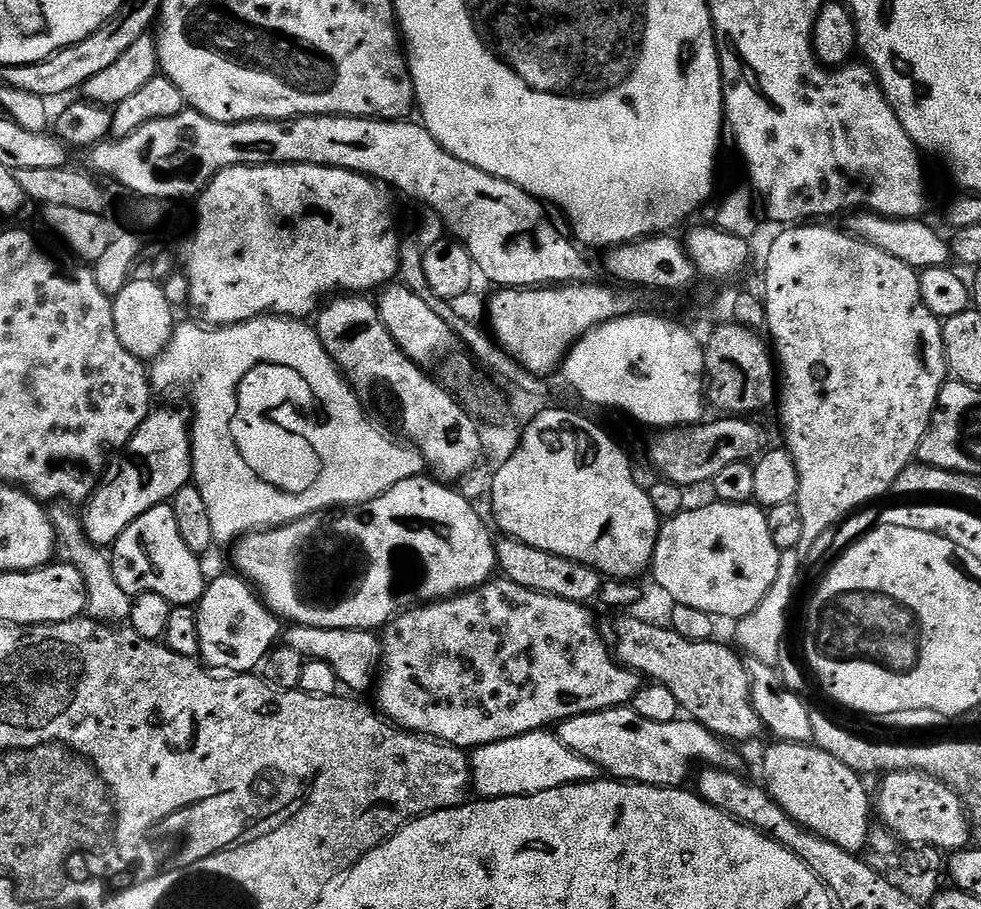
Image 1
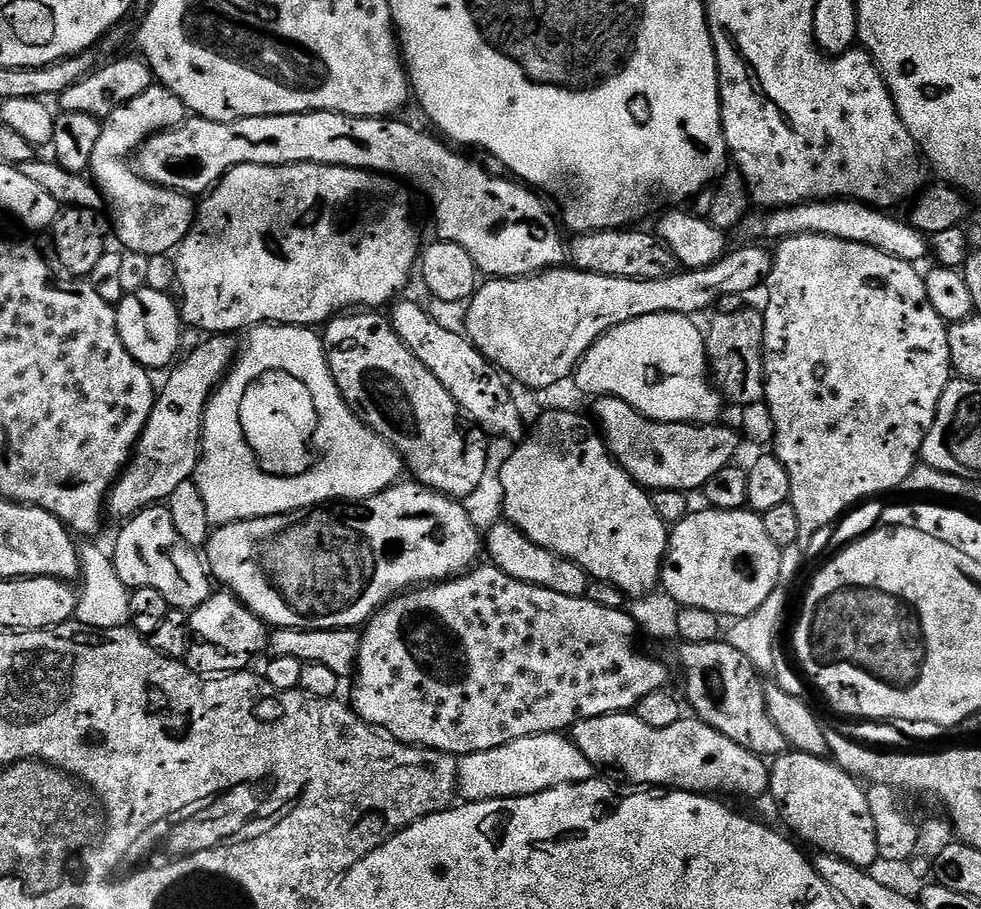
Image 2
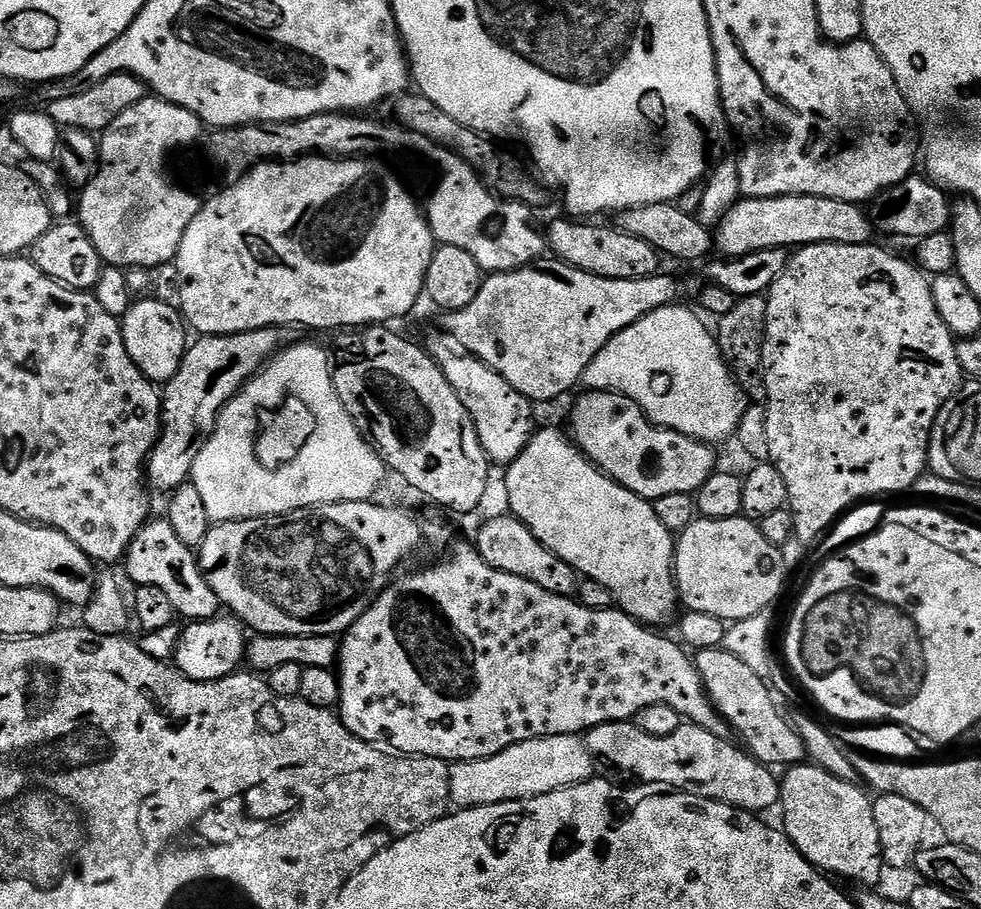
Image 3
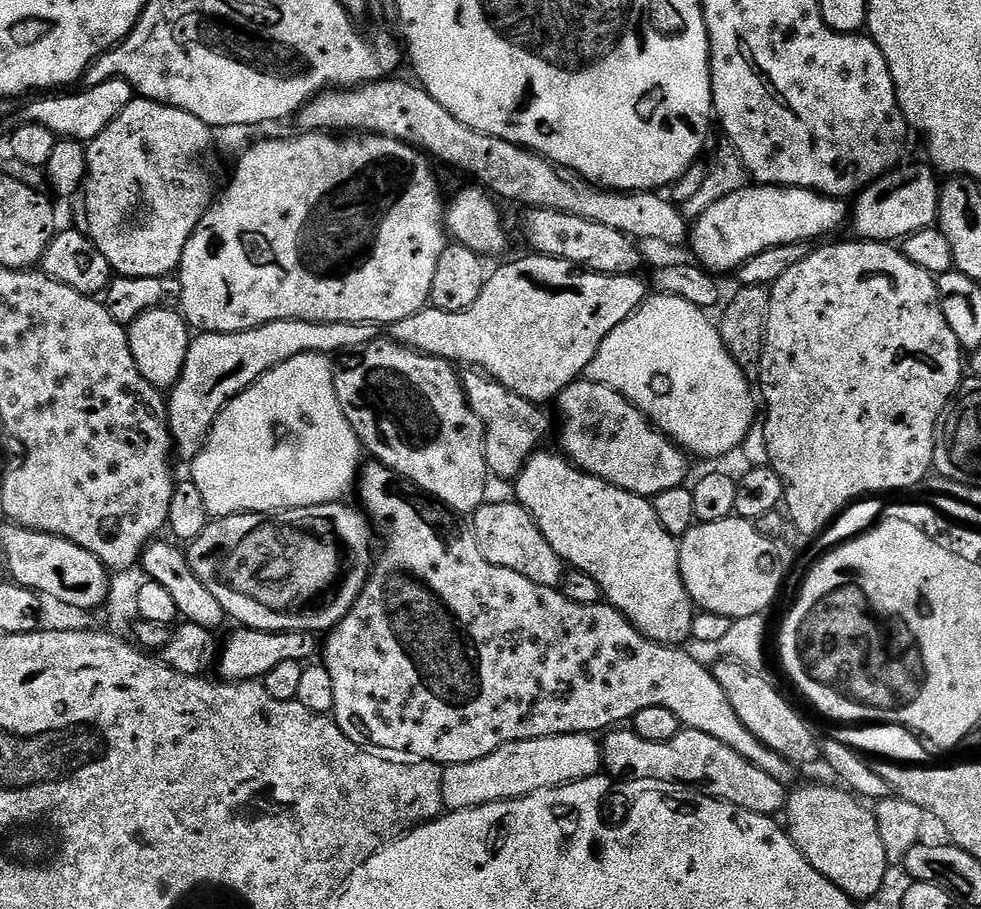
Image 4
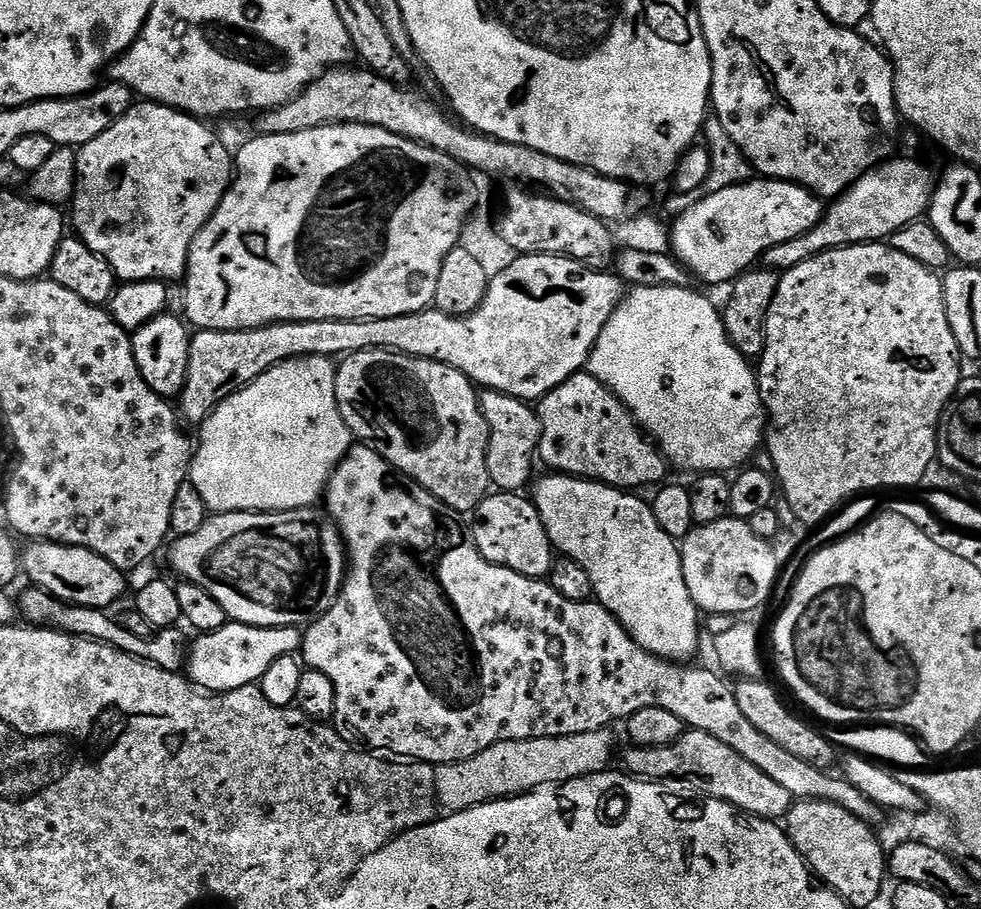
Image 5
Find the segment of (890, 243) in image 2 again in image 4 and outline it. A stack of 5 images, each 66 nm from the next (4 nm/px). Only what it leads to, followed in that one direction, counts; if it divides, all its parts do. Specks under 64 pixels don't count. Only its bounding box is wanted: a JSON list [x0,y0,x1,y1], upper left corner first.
[690,186,850,274]

